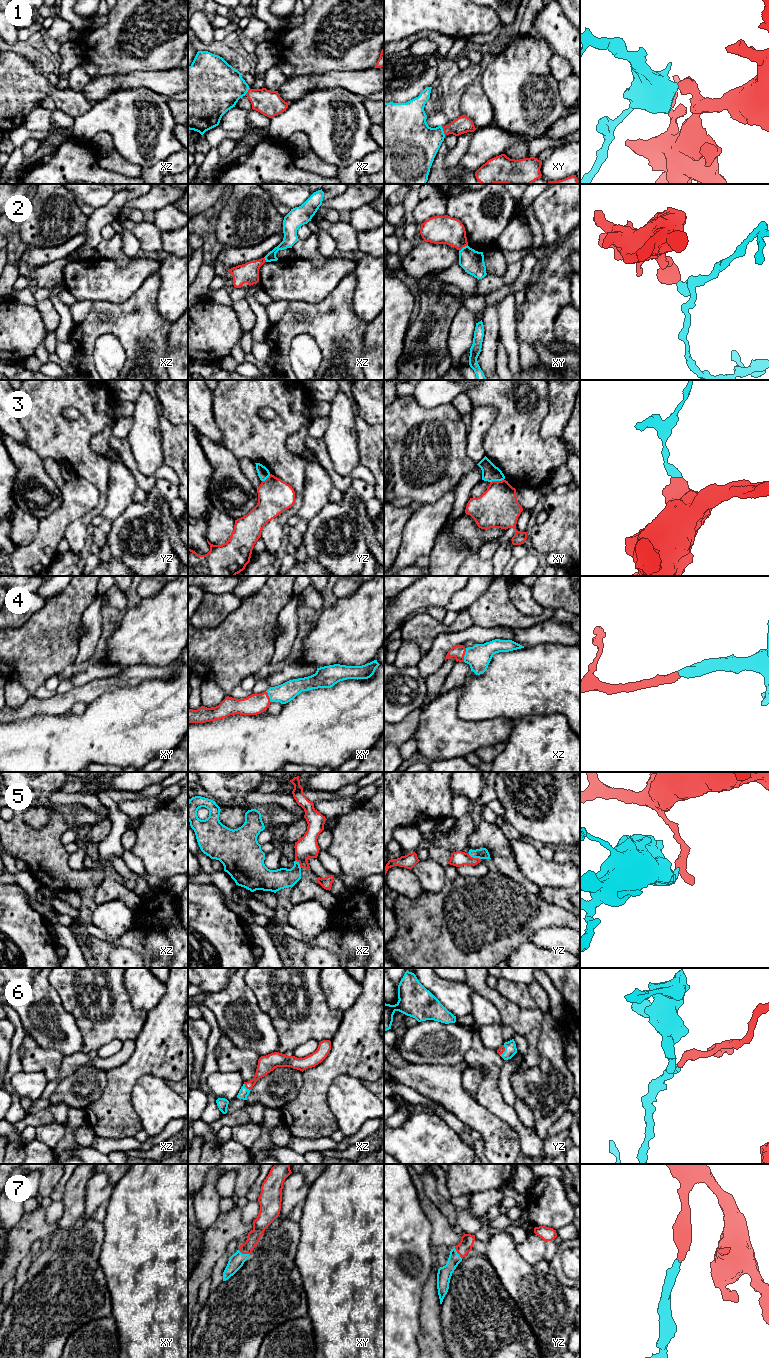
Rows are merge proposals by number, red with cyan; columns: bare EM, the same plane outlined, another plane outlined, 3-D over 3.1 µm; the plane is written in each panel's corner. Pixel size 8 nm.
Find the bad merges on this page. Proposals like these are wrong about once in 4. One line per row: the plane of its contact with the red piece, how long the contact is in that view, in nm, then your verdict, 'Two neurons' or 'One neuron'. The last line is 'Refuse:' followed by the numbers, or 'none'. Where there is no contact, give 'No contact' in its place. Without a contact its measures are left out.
1: Touches red in xy. Shared border 80 nm. One neuron
2: Touches red in xy. Shared border 90 nm. Two neurons
3: Touches red in xy. Shared border 110 nm. Two neurons
4: Touches red in xz. Shared border 110 nm. One neuron
5: Touches red in yz. Shared border 120 nm. Two neurons
6: Touches red in xz. Shared border 80 nm. One neuron
7: Touches red in xy. Shared border 100 nm. One neuron
Refuse: 2, 3, 5

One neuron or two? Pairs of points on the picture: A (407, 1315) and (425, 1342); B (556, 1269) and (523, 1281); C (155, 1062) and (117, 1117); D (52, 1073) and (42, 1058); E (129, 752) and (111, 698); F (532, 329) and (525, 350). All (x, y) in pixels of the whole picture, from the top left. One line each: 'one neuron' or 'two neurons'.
A: two neurons
B: two neurons
C: one neuron
D: one neuron
E: one neuron
F: two neurons

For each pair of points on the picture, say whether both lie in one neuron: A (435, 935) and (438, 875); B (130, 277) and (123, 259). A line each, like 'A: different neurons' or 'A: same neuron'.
A: different neurons
B: different neurons

